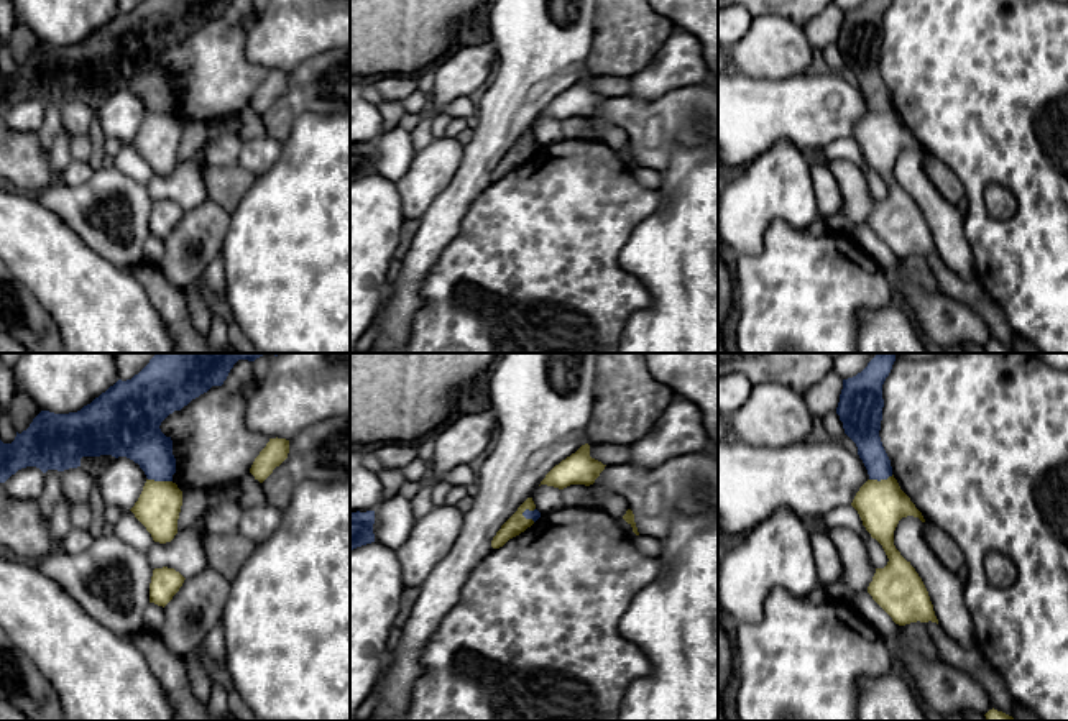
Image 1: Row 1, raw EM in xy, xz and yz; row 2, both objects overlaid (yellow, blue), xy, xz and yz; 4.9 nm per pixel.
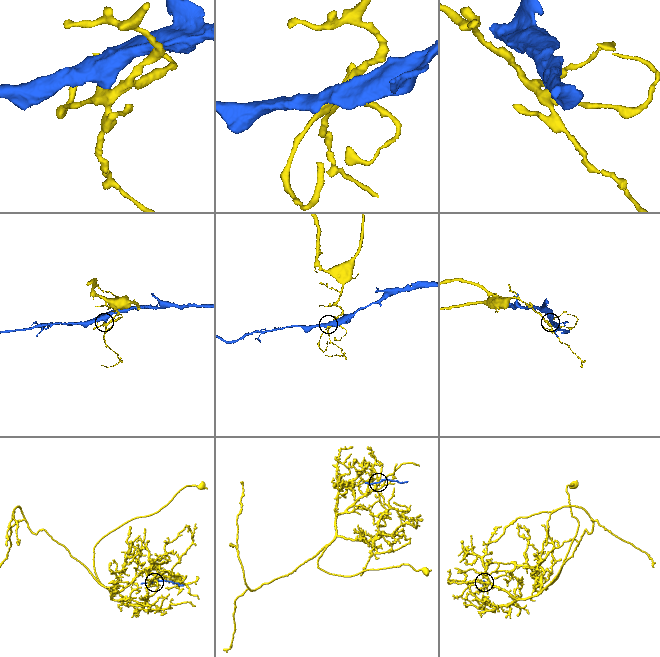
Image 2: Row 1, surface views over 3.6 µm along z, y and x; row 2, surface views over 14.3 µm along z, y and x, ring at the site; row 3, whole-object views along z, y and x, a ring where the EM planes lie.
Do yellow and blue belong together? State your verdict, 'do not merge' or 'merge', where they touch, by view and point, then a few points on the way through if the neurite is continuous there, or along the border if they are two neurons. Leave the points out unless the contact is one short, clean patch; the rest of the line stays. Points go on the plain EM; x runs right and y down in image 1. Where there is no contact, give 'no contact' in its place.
do not merge; meets yellow in xy at (160, 114); border along xy (148, 110), (171, 114)

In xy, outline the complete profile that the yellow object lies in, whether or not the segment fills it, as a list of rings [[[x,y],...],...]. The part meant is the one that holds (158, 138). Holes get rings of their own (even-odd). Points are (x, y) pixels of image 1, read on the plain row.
[[[146,112],[130,143],[146,159],[154,174],[166,176],[177,166],[181,138],[182,123],[176,115]]]

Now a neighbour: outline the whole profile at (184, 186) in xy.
[[[204,149],[196,158],[181,163],[171,174],[154,174],[148,182],[148,195],[154,200],[174,200],[184,210],[199,207],[207,200],[204,171],[207,169]]]

